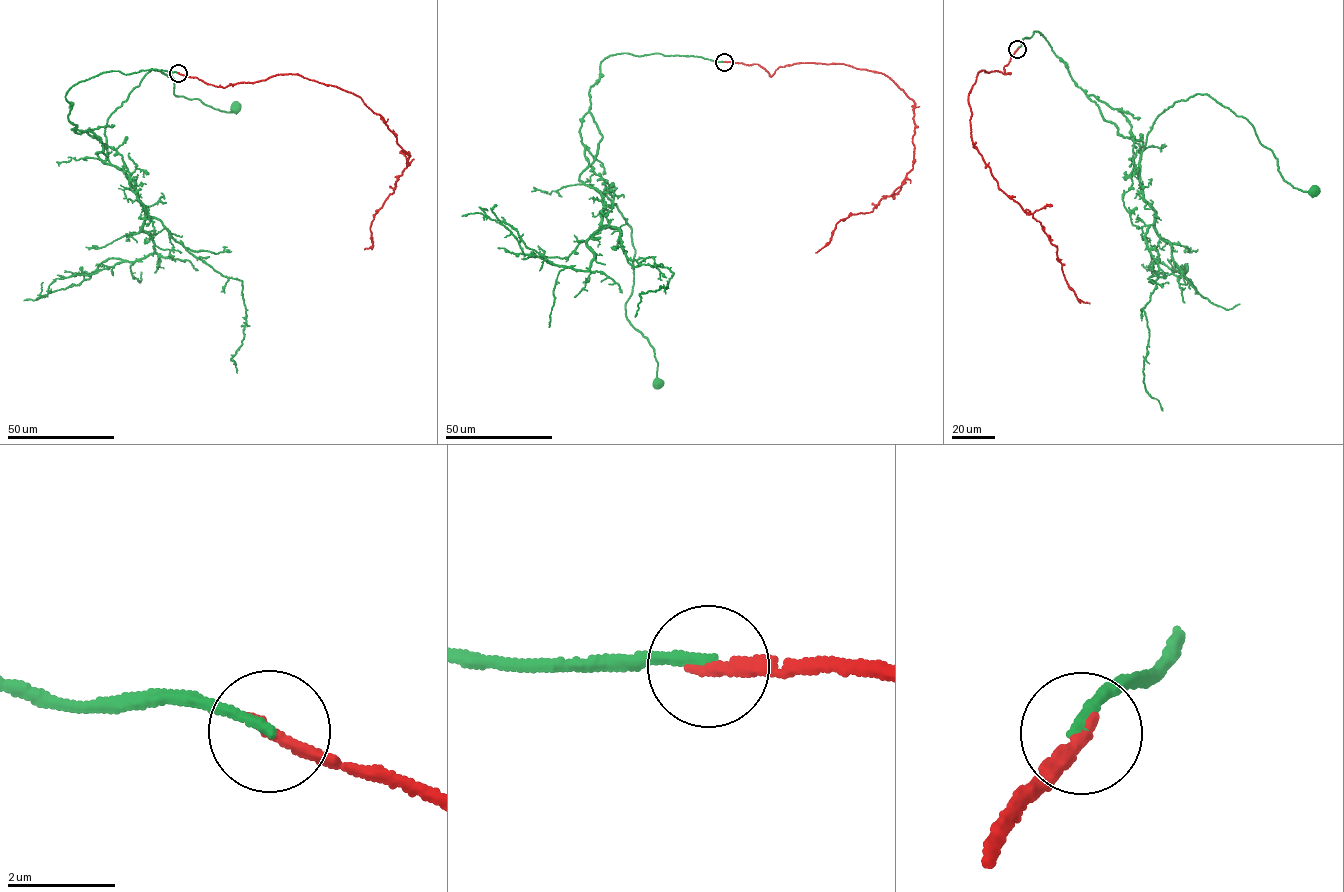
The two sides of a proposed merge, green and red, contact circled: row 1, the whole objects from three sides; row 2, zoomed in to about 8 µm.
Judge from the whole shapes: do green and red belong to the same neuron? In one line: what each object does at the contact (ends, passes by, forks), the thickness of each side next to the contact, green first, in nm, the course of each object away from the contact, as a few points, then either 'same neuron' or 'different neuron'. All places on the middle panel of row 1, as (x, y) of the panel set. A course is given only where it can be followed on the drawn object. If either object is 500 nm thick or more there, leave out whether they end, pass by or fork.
green ends there; red ends there; 200 nm thick on the green side, 240 nm on the other; green runs (724, 61), (617, 53), (588, 94), (602, 136), (579, 180), (631, 227), (625, 314), (653, 349), (658, 384); red runs (724, 61), (770, 76), (795, 63), (850, 65), (887, 75), (915, 104), (904, 183), (840, 220), (815, 253); same neuron

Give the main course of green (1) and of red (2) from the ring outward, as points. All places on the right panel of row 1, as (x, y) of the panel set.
1: (1017, 49), (1041, 33), (1141, 151), (1159, 115), (1208, 94), (1246, 118), (1284, 180), (1314, 190)
2: (1017, 49), (1010, 74), (977, 75), (972, 144), (1090, 304)

